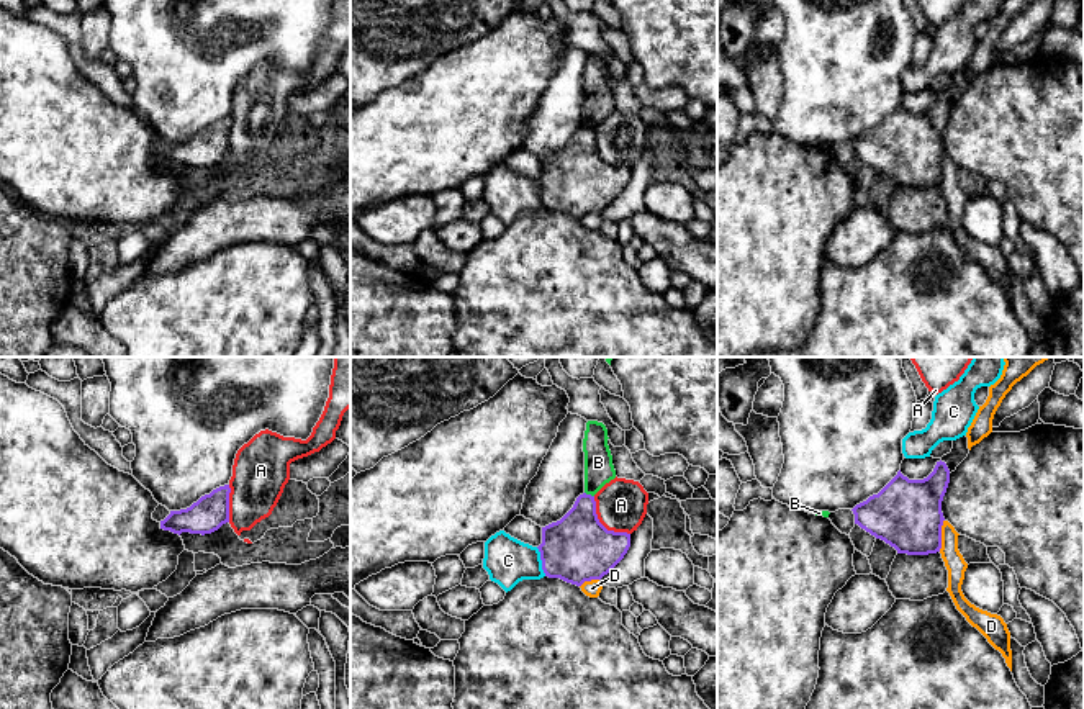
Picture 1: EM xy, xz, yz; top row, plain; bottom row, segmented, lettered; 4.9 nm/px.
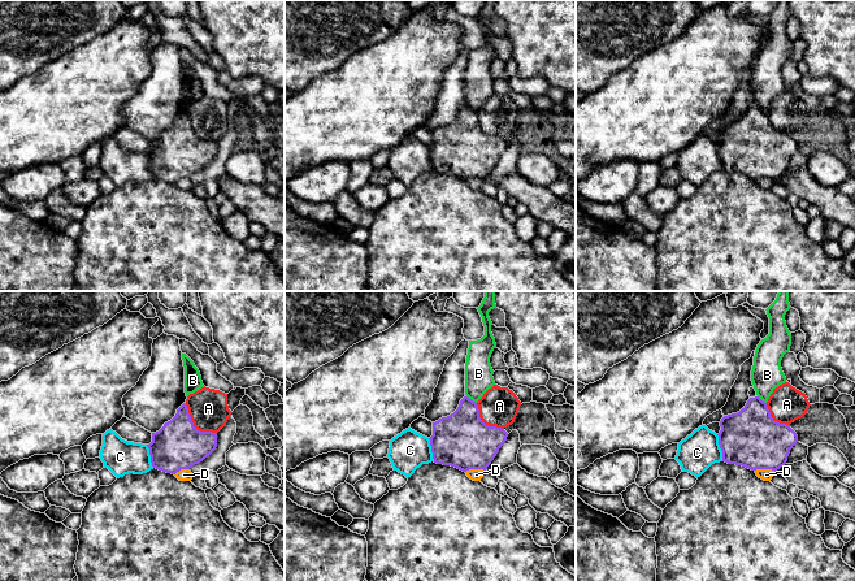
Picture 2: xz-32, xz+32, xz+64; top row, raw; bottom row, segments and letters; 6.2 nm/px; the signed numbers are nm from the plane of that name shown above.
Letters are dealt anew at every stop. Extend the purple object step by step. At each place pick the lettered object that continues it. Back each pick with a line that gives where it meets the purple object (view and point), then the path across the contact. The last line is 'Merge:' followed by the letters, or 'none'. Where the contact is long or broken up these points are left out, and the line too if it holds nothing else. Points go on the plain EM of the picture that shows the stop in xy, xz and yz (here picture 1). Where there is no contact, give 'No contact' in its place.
Merge: none

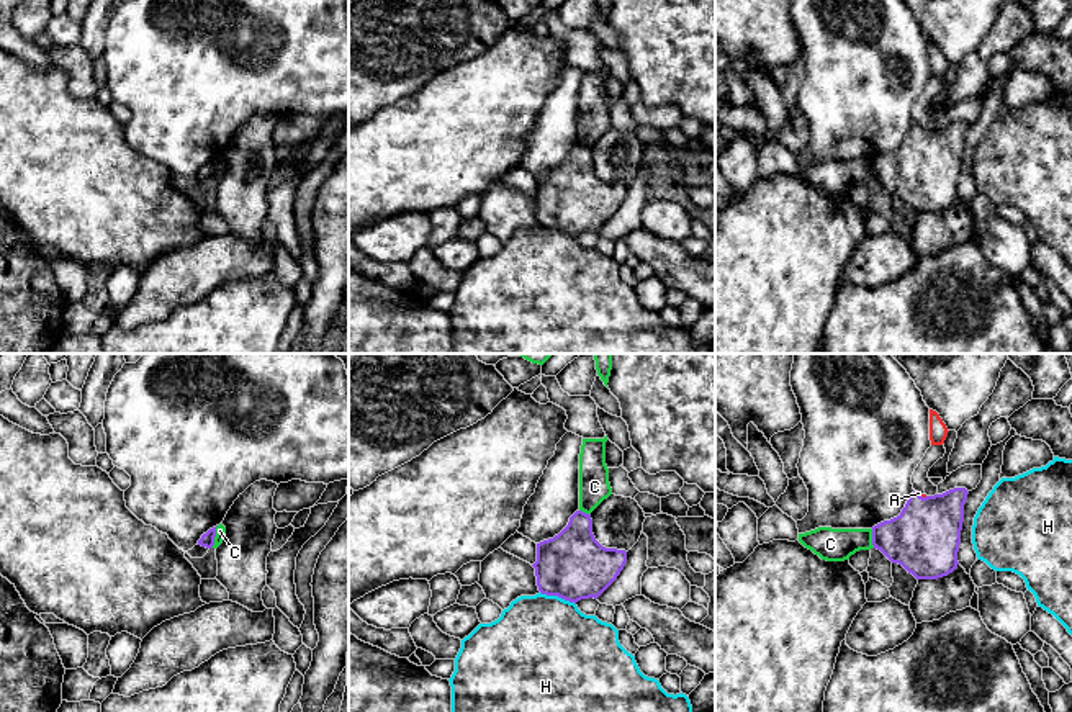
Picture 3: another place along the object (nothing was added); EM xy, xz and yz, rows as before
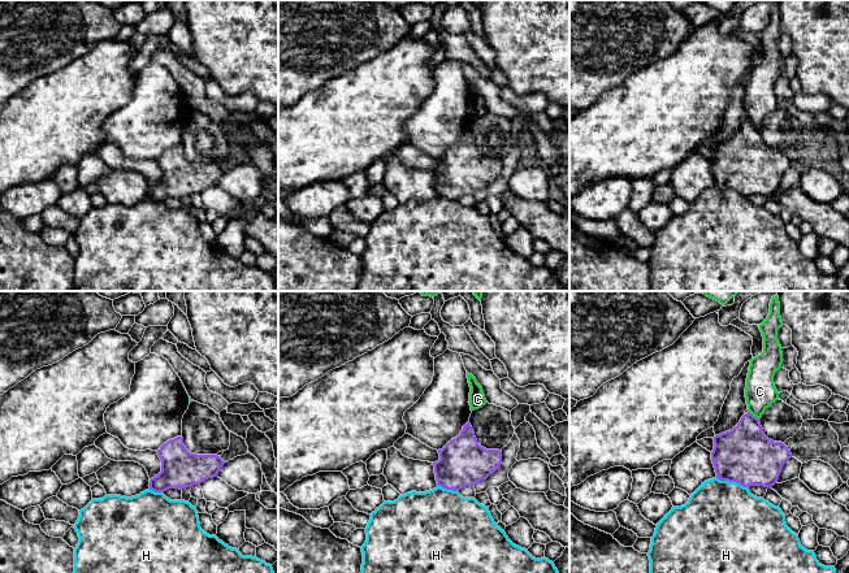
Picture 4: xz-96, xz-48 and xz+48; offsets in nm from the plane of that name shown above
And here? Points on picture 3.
A: Touches purple at yz (922, 130). Path across: yz (925, 171), (922, 130), (918, 126)
Merge: A

